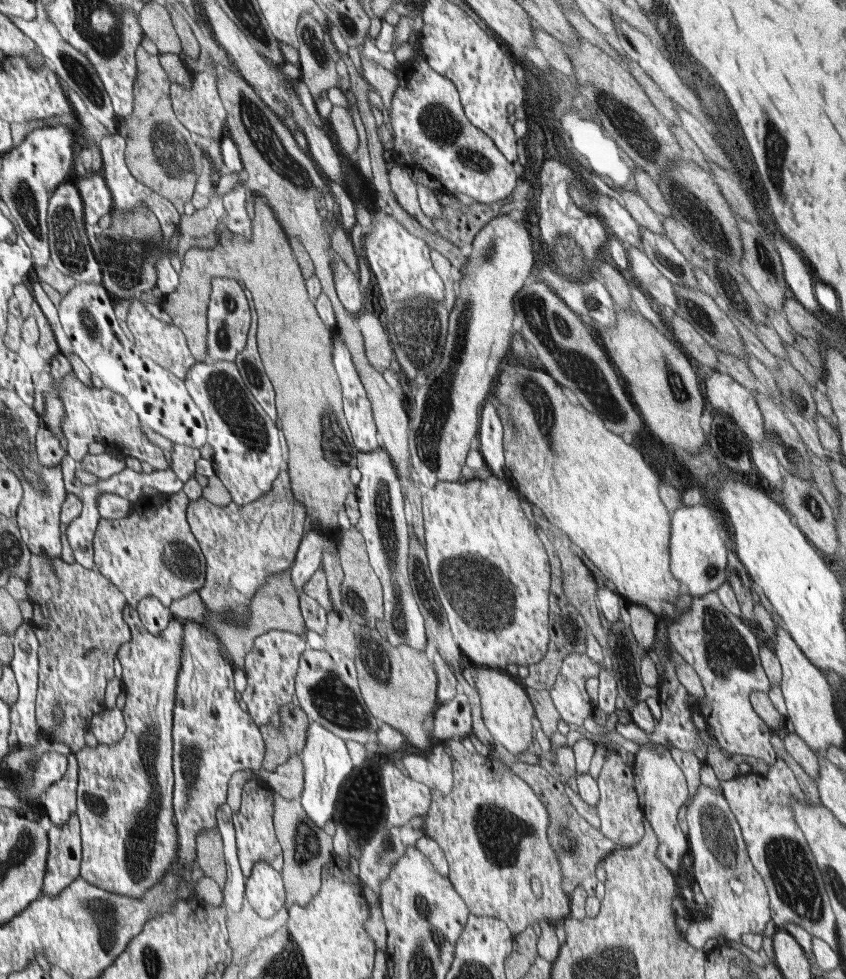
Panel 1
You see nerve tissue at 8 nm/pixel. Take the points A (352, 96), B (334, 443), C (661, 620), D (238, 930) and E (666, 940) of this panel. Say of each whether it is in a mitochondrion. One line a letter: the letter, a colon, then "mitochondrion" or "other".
A: other
B: mitochondrion
C: other
D: other
E: other

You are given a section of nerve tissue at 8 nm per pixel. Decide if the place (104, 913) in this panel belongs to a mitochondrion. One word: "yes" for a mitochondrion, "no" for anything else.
yes

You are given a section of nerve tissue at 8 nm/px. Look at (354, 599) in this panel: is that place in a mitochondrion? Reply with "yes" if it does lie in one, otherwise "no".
yes

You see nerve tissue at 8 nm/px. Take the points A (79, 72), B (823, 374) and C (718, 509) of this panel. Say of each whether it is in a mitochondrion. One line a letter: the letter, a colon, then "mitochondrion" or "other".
A: mitochondrion
B: other
C: other

